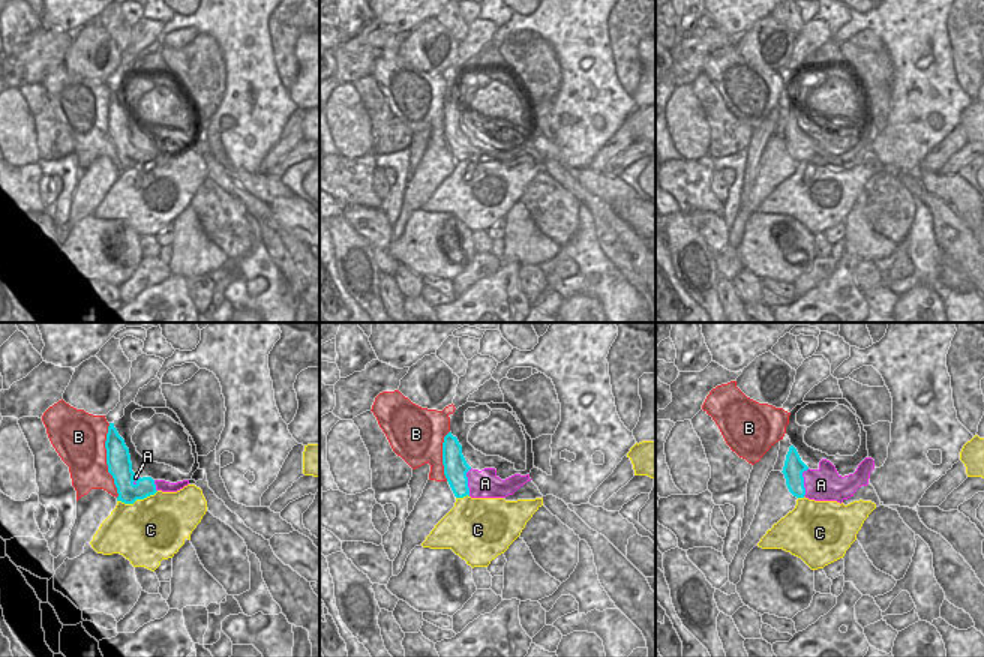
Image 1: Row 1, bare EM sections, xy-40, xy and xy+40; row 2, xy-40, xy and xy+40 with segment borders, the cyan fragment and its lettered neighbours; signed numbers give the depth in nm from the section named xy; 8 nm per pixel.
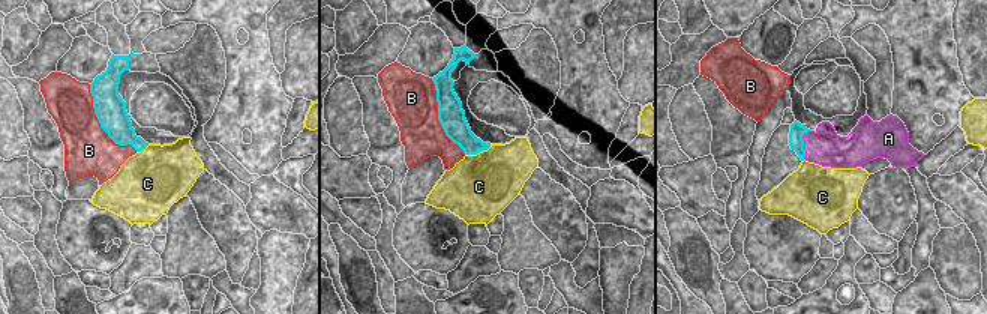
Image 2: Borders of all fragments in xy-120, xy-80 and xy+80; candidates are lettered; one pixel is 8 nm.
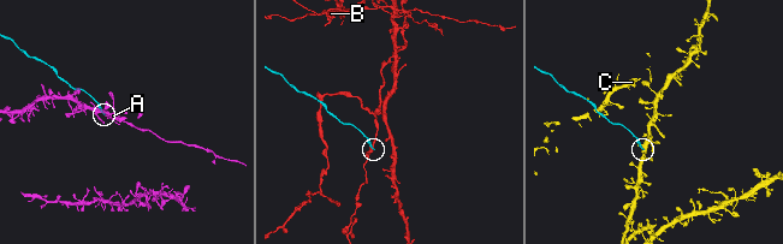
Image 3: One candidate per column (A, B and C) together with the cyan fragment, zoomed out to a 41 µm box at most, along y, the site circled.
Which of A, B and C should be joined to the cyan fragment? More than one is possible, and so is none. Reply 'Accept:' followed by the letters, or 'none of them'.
Accept: A

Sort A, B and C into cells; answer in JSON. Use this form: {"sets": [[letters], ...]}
{"sets": [["A"], ["B"], ["C"]]}

